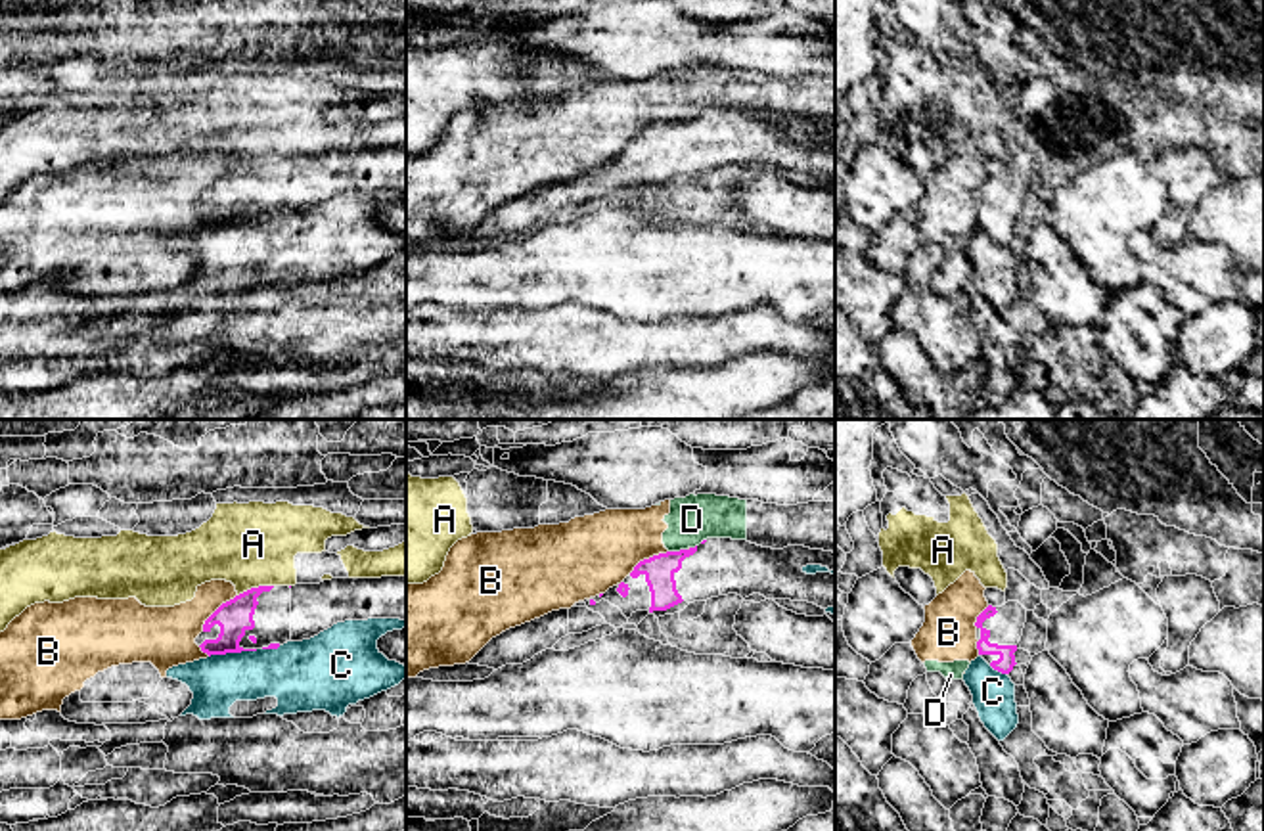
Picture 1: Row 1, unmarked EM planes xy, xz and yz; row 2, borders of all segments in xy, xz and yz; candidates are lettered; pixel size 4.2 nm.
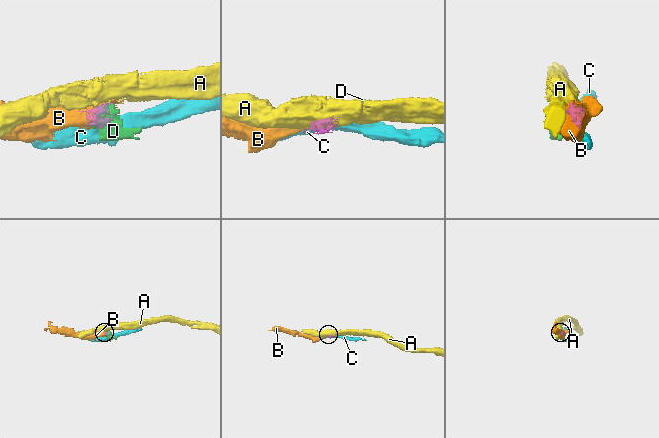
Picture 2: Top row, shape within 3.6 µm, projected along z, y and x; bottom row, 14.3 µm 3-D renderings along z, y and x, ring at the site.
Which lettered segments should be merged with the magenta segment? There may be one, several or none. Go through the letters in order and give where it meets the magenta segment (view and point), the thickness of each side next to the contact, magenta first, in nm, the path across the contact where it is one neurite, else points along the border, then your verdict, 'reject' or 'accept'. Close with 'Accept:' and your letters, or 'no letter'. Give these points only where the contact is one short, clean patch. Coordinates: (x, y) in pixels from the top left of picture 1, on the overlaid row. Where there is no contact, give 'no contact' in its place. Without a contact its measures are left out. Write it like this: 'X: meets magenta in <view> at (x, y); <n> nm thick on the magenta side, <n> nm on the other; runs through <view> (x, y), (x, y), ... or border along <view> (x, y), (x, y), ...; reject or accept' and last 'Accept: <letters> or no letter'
A: meets magenta in xy at (255, 588); 150 nm thick on the magenta side, 360 nm on the other; border along xy (272, 584), (248, 588), (238, 596); reject
B: meets magenta in xy at (215, 611); 150 nm thick on the magenta side, 260 nm on the other; reject
C: meets magenta in xy at (232, 651); 150 nm thick on the magenta side, 220 nm on the other; border along xy (257, 650), (213, 653), (209, 657); reject
D: meets magenta in xz at (677, 552); 130 nm thick on the magenta side, 200 nm on the other; border along xz (686, 548), (669, 552); reject
Accept: no letter

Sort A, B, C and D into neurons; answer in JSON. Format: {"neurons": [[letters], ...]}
{"neurons": [["A"], ["B", "D"], ["C"]]}

